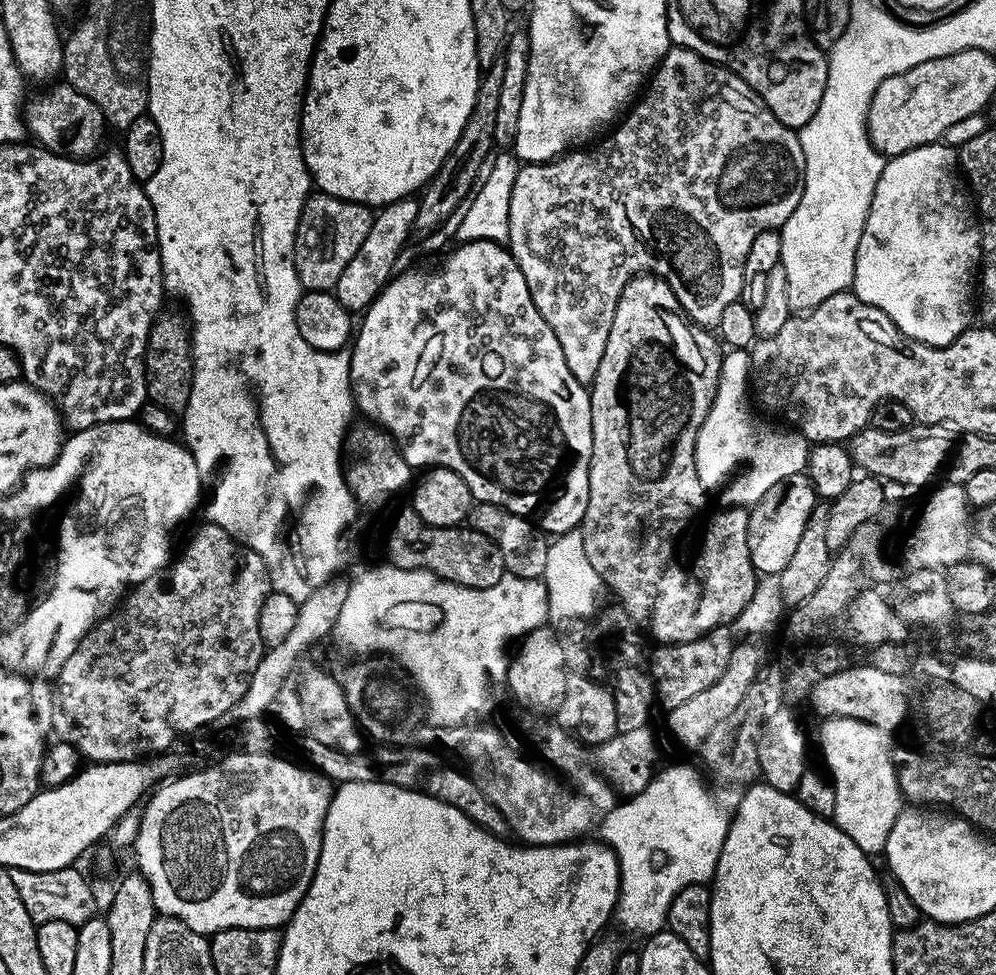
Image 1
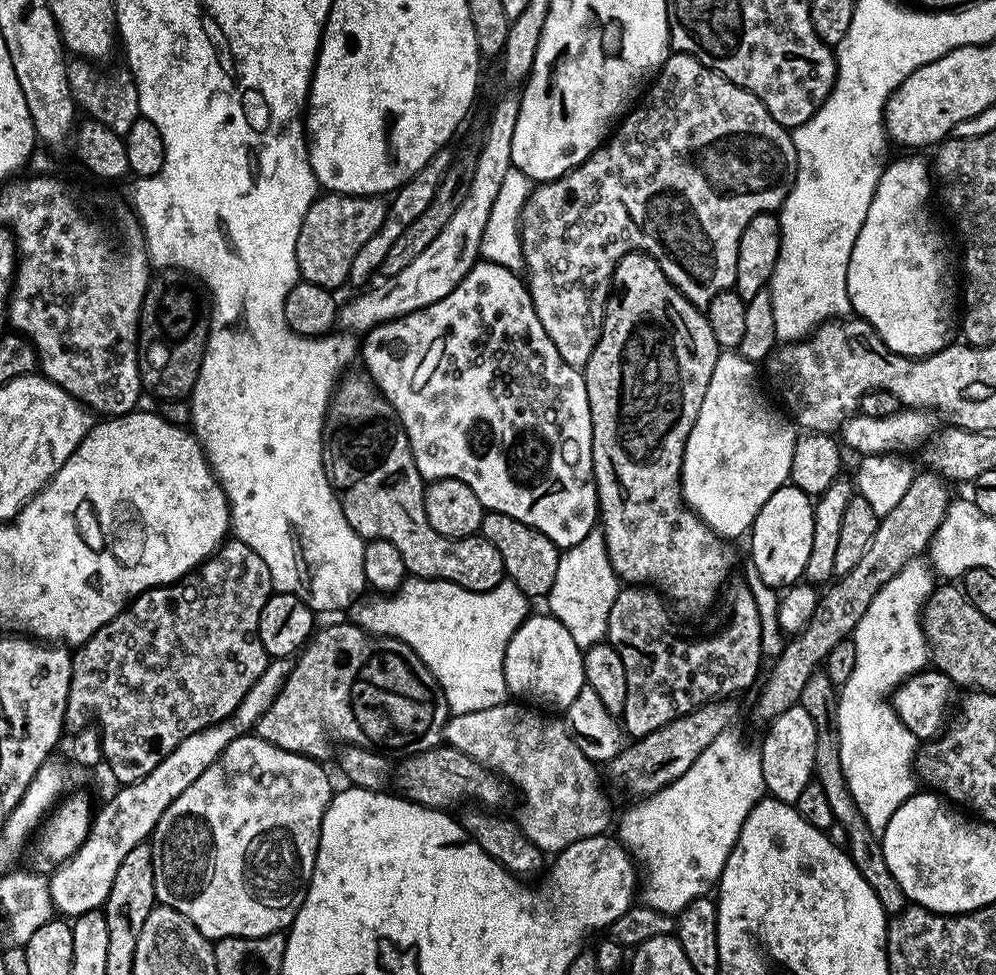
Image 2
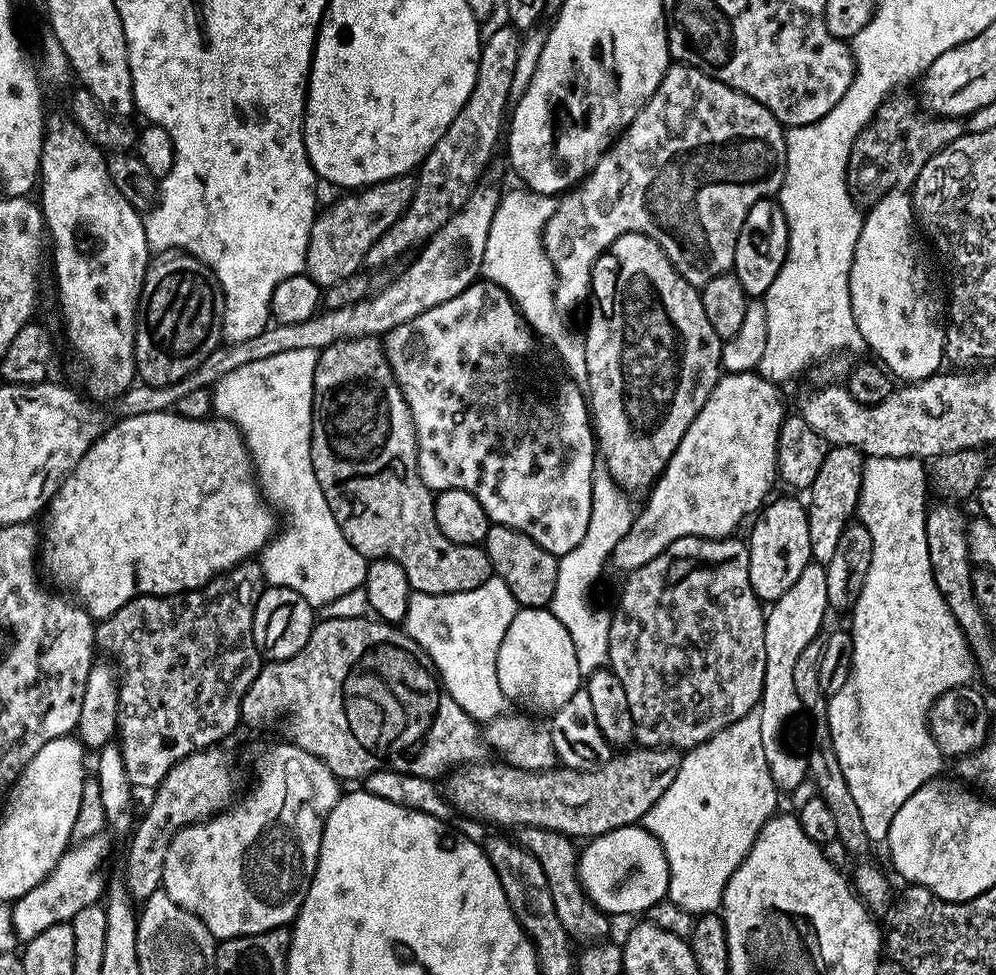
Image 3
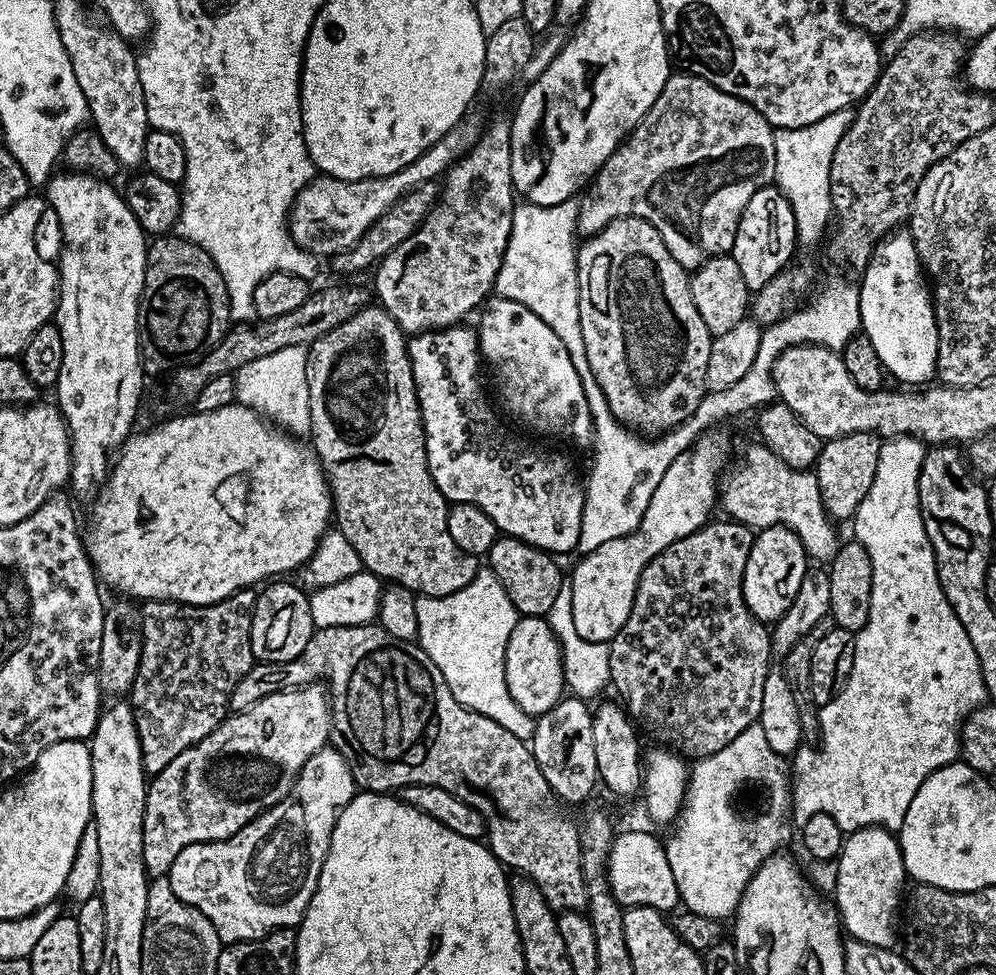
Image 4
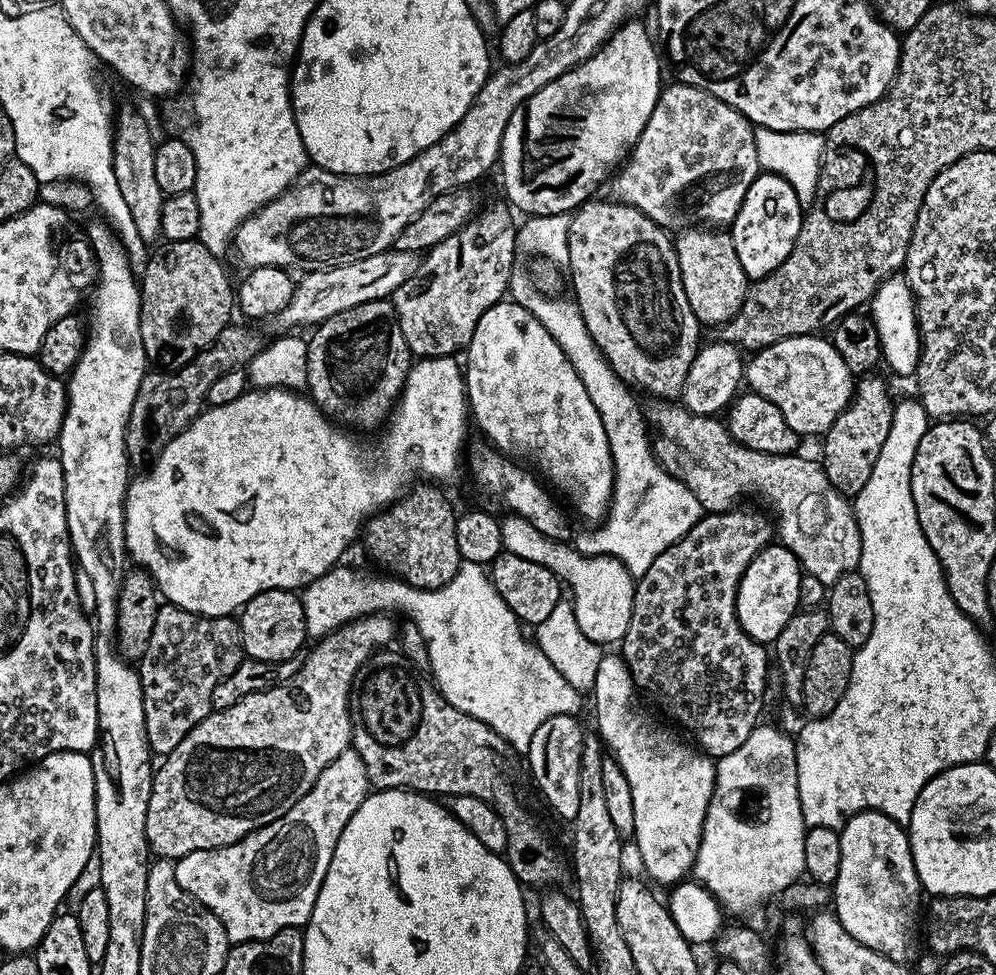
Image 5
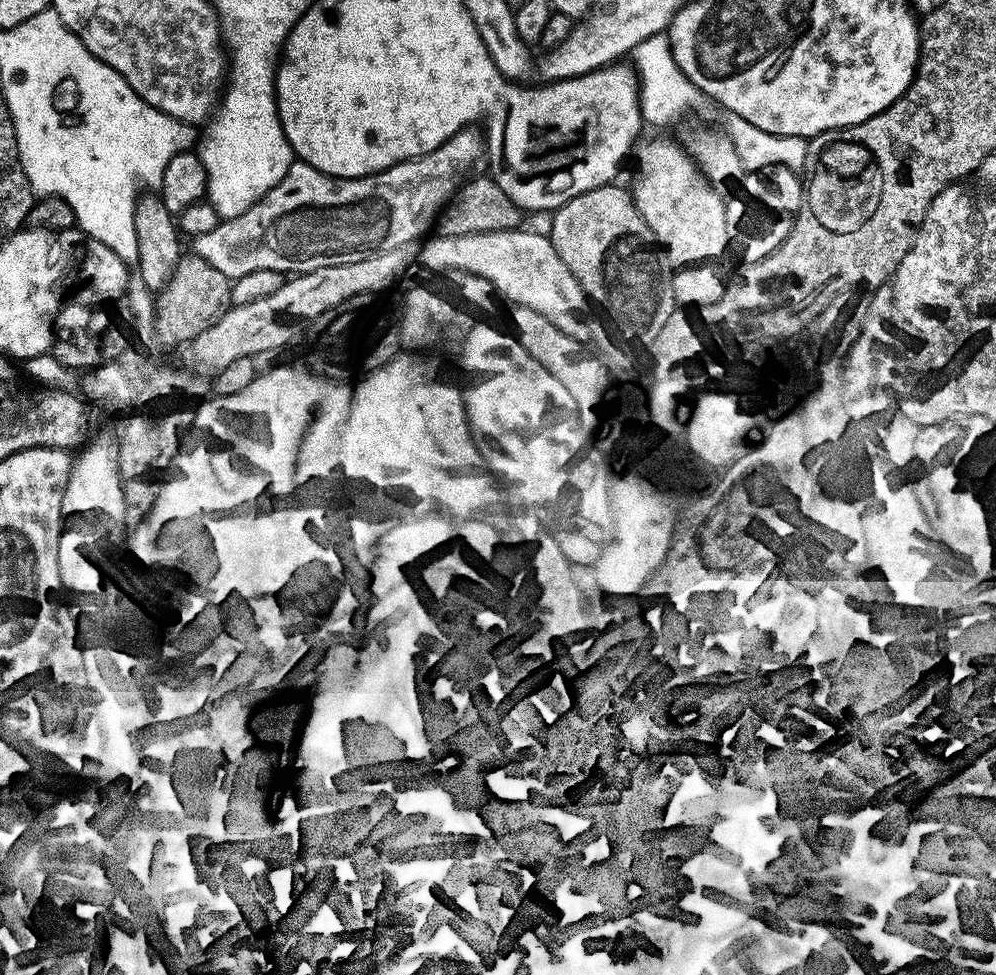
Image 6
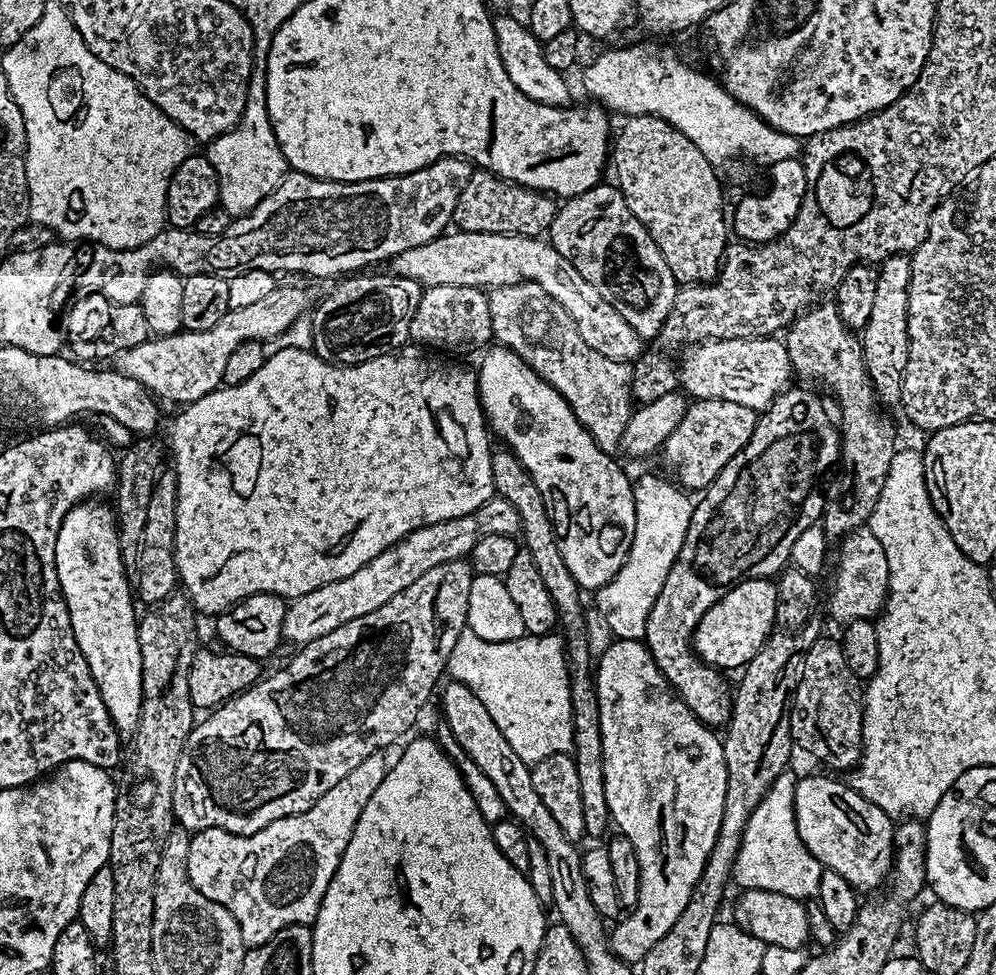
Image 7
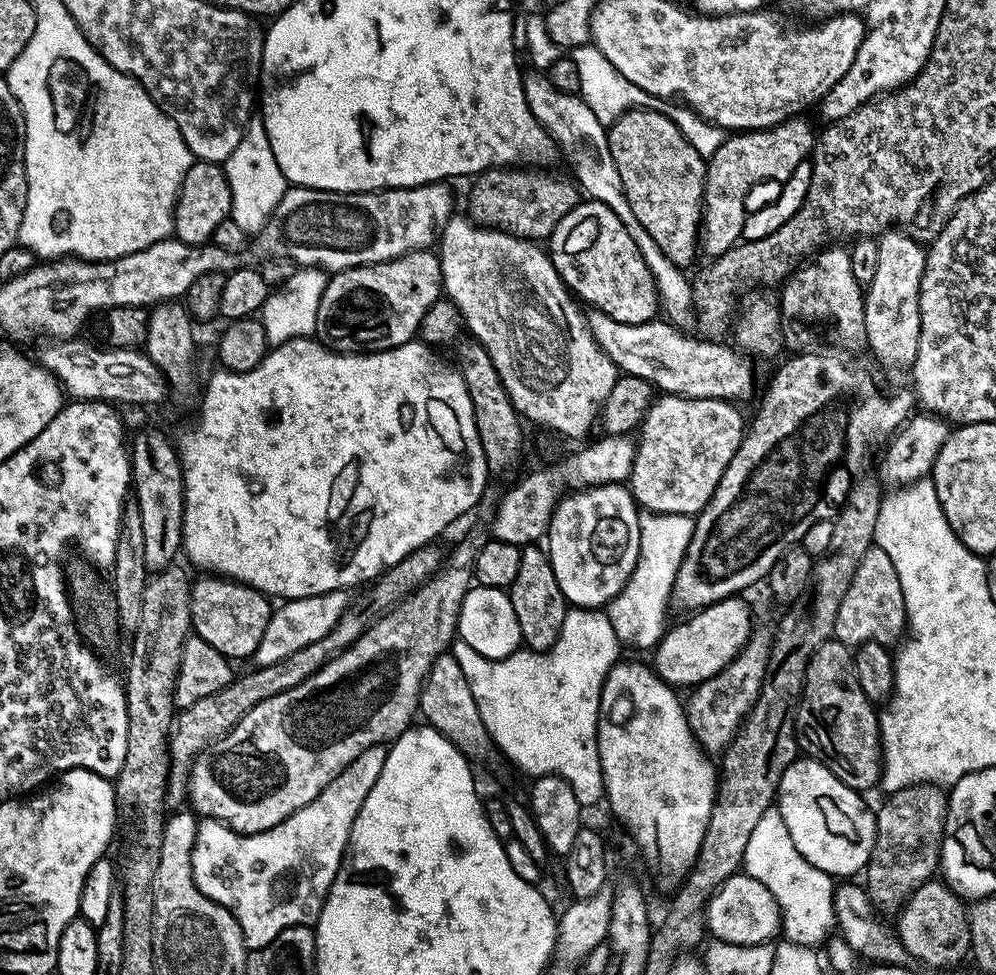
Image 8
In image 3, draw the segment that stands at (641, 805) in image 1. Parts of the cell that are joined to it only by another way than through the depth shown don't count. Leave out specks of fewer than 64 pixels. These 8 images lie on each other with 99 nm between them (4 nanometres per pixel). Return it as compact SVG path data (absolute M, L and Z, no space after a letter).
M759 711L746 713L738 718L738 722L718 730L718 734L706 742L687 749L674 782L670 782L670 790L654 802L642 821L648 833L658 838L666 854L670 870L667 899L691 914L716 912L724 899L726 882L730 882L734 870L738 870L750 846L754 846L754 838L758 838L762 826L777 815L776 796L778 789L770 774L770 766L766 766L766 753L762 751L762 718Z

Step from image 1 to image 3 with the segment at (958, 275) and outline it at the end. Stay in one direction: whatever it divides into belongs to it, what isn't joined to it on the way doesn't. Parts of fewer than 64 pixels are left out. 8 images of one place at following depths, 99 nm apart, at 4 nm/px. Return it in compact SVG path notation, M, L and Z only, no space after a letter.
M897 190L895 192L887 192L885 196L881 196L879 200L875 201L871 205L872 209L867 209L864 217L864 225L862 230L858 234L858 246L854 246L854 262L850 266L850 302L852 303L852 309L854 310L854 318L856 319L856 325L860 331L861 341L866 345L869 344L874 351L877 352L879 363L883 365L885 369L893 377L899 378L904 382L915 382L918 380L925 380L927 376L935 376L941 371L940 363L945 363L946 353L944 350L944 334L946 331L945 325L942 323L942 296L936 293L936 280L932 277L932 268L928 265L928 256L924 253L922 245L916 241L916 232L918 233L918 217L915 212L912 211L912 197L907 191Z

